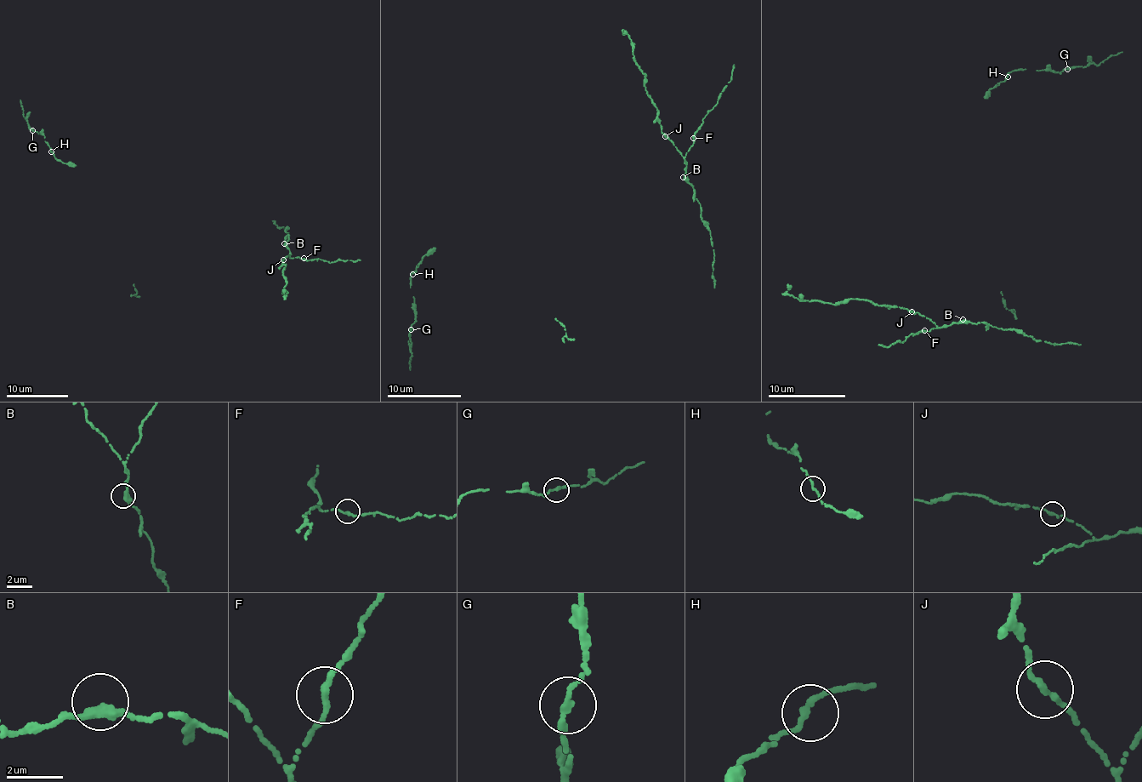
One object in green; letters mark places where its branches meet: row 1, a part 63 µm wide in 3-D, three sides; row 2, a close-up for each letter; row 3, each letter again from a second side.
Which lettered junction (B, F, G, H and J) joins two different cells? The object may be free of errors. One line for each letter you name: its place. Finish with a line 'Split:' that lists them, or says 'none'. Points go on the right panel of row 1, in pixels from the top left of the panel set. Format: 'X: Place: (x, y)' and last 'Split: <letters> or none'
Split: none

